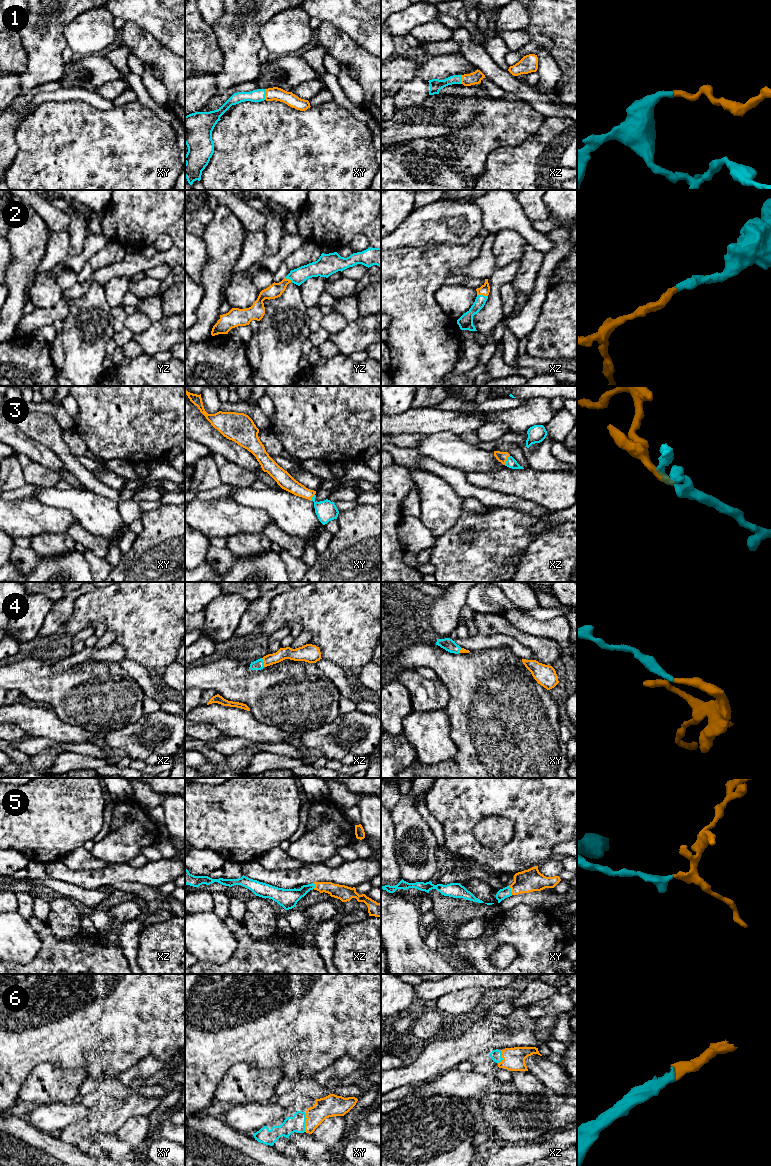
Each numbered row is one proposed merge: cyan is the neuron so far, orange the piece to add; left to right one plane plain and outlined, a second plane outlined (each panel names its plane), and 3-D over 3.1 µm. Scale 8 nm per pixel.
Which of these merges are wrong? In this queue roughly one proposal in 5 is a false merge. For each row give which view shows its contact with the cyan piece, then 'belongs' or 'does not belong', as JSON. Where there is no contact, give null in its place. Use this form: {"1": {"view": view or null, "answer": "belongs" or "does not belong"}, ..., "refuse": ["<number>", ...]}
{"1": {"view": "xy", "answer": "belongs"}, "2": {"view": "xz", "answer": "belongs"}, "3": {"view": "xz", "answer": "belongs"}, "4": {"view": "xz", "answer": "belongs"}, "5": {"view": "xy", "answer": "belongs"}, "6": {"view": "xy", "answer": "belongs"}, "refuse": []}

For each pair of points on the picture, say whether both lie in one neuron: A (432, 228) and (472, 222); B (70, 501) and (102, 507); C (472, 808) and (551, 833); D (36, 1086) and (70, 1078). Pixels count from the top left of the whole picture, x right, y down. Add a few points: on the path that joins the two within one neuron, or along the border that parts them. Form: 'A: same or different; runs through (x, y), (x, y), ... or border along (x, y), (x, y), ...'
A: same; runs through (442, 228), (449, 229), (454, 224), (462, 223)
B: same; runs through (78, 501), (87, 507), (94, 507)
C: same; runs through (492, 805), (523, 805), (531, 813)
D: same; runs through (44, 1083), (62, 1083)

